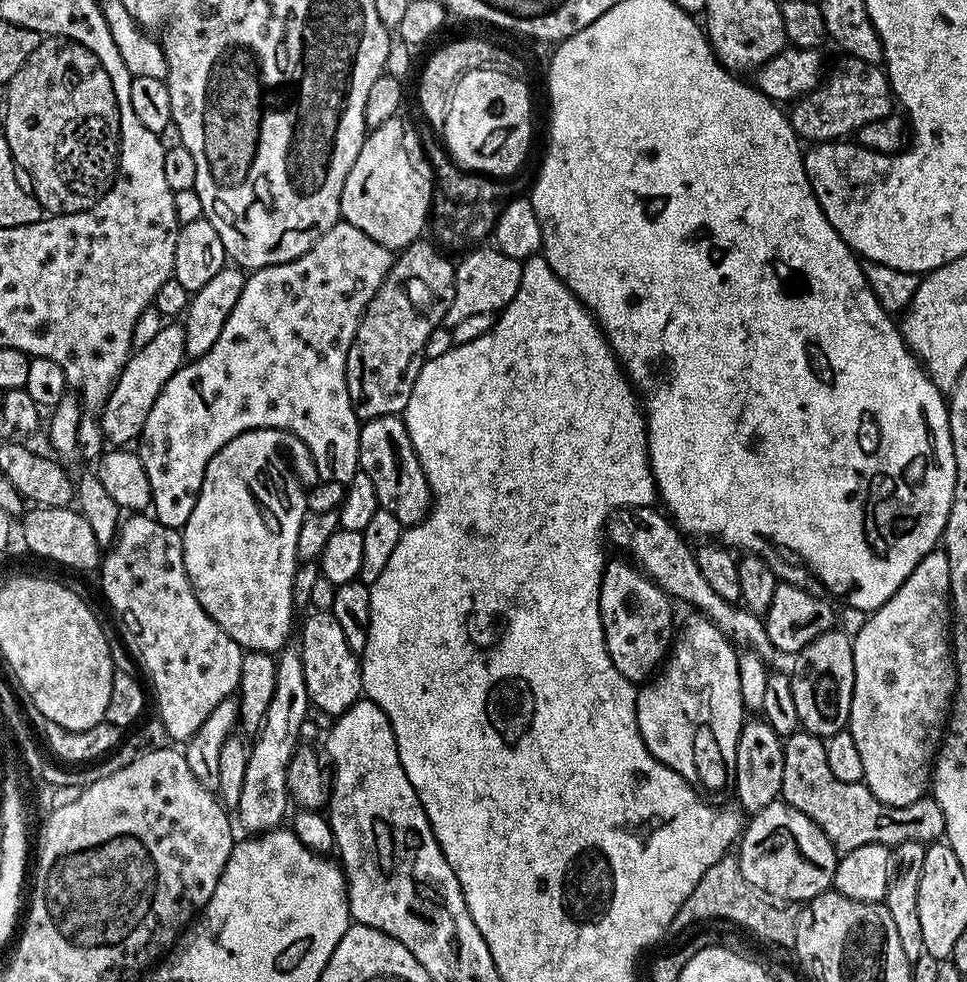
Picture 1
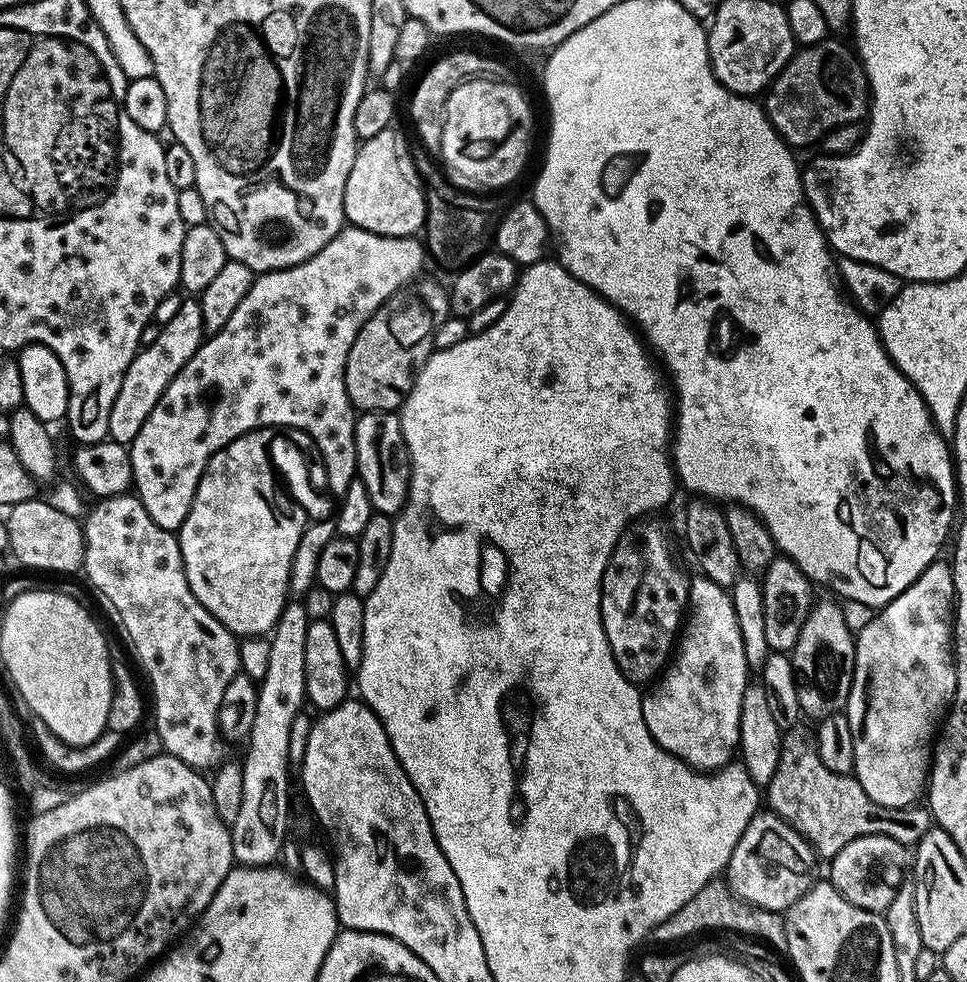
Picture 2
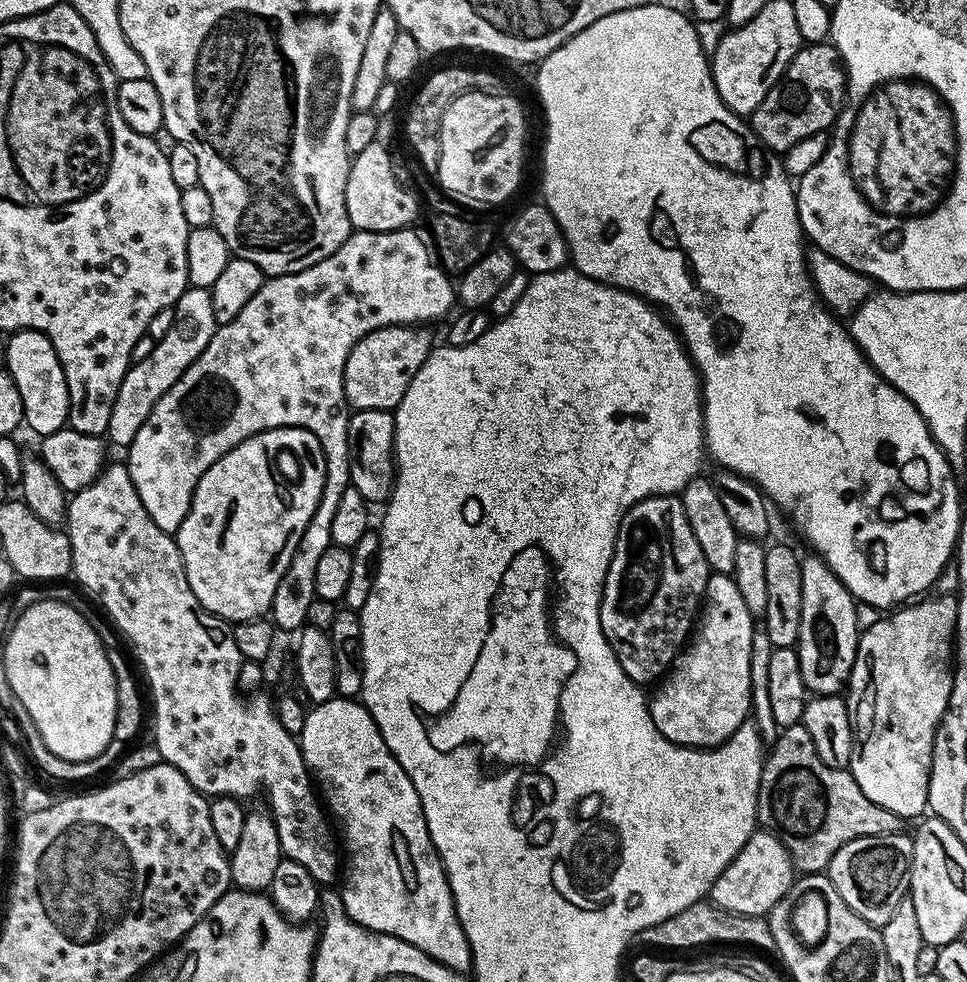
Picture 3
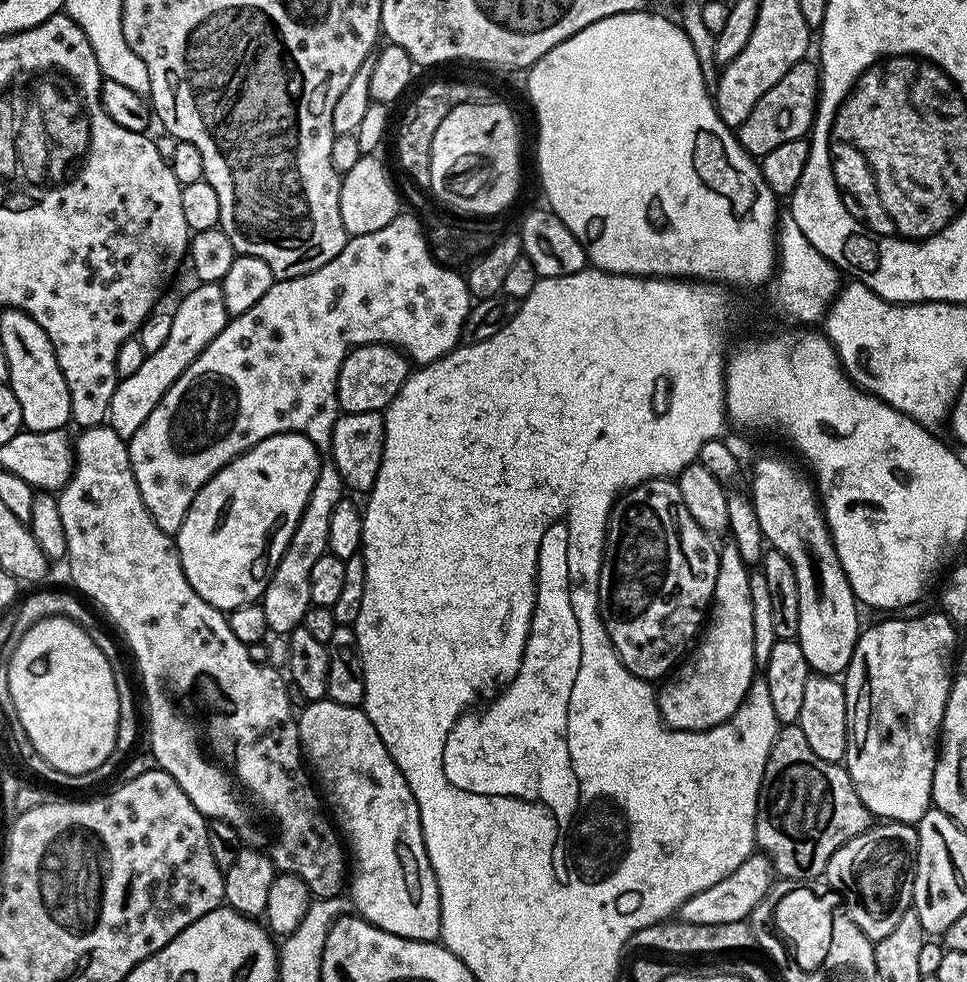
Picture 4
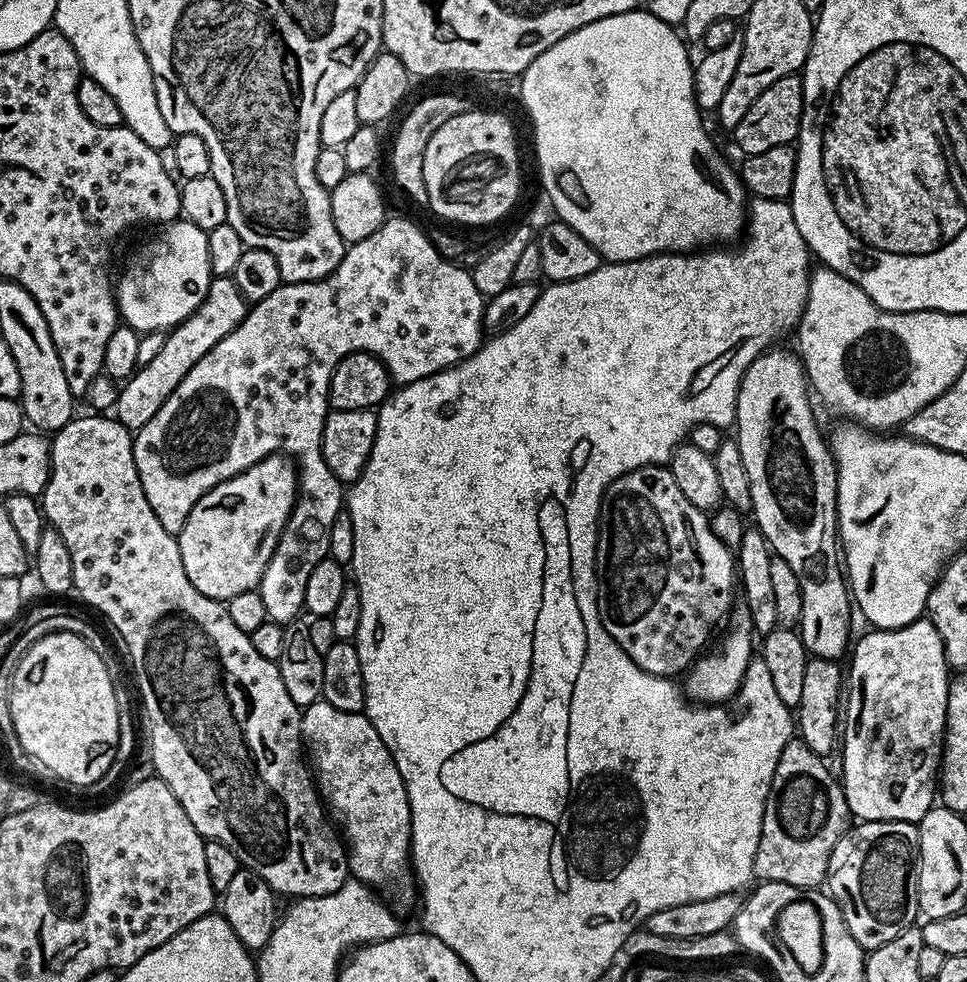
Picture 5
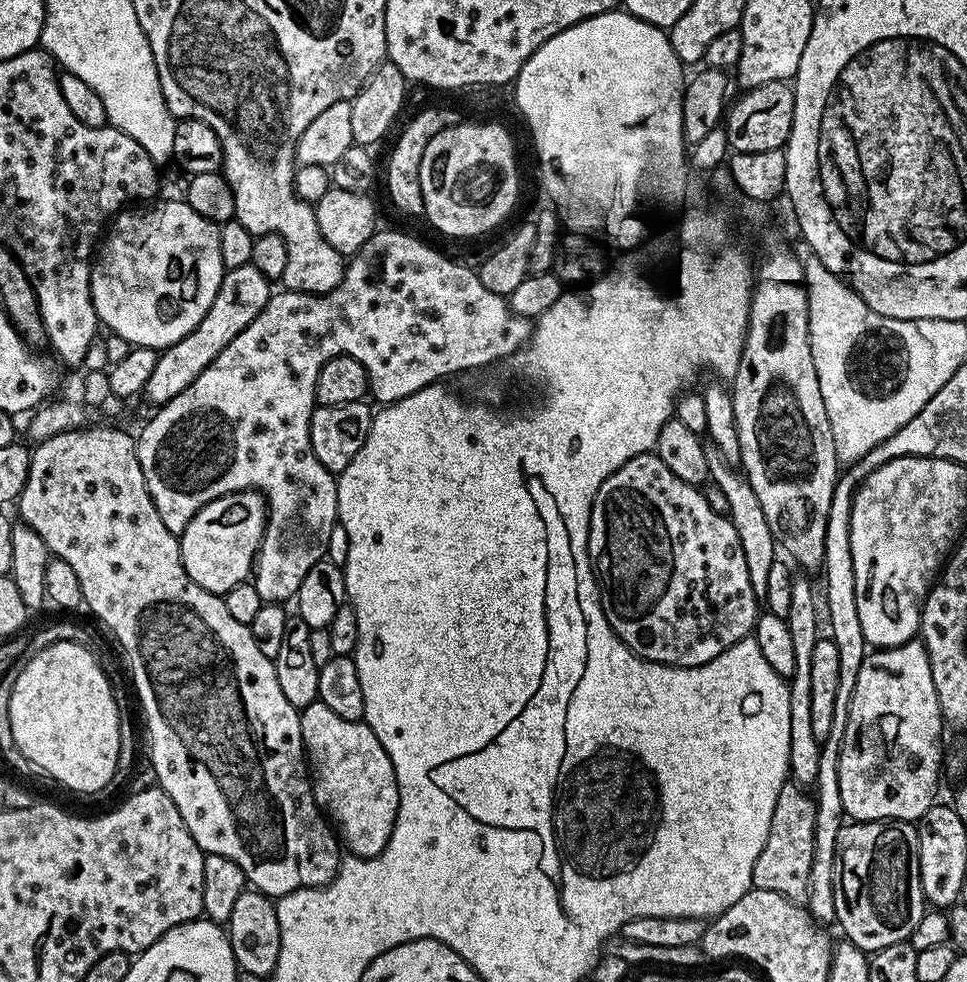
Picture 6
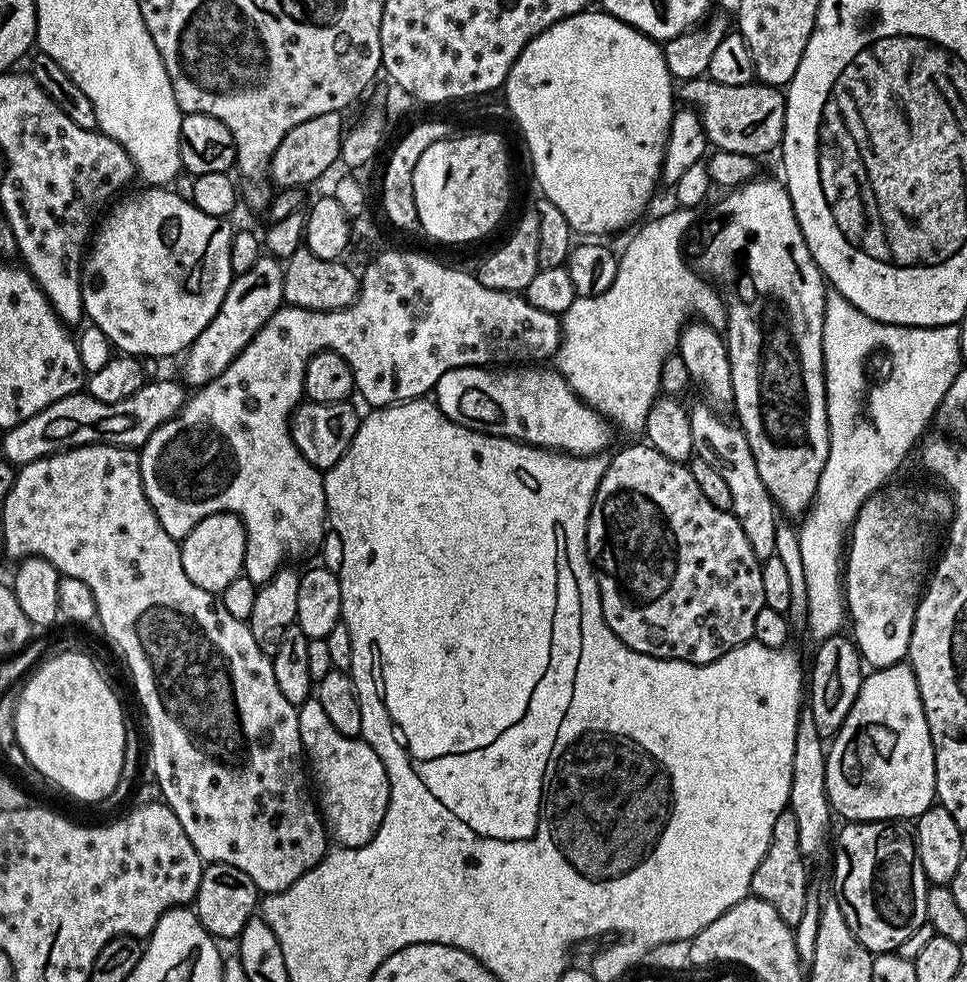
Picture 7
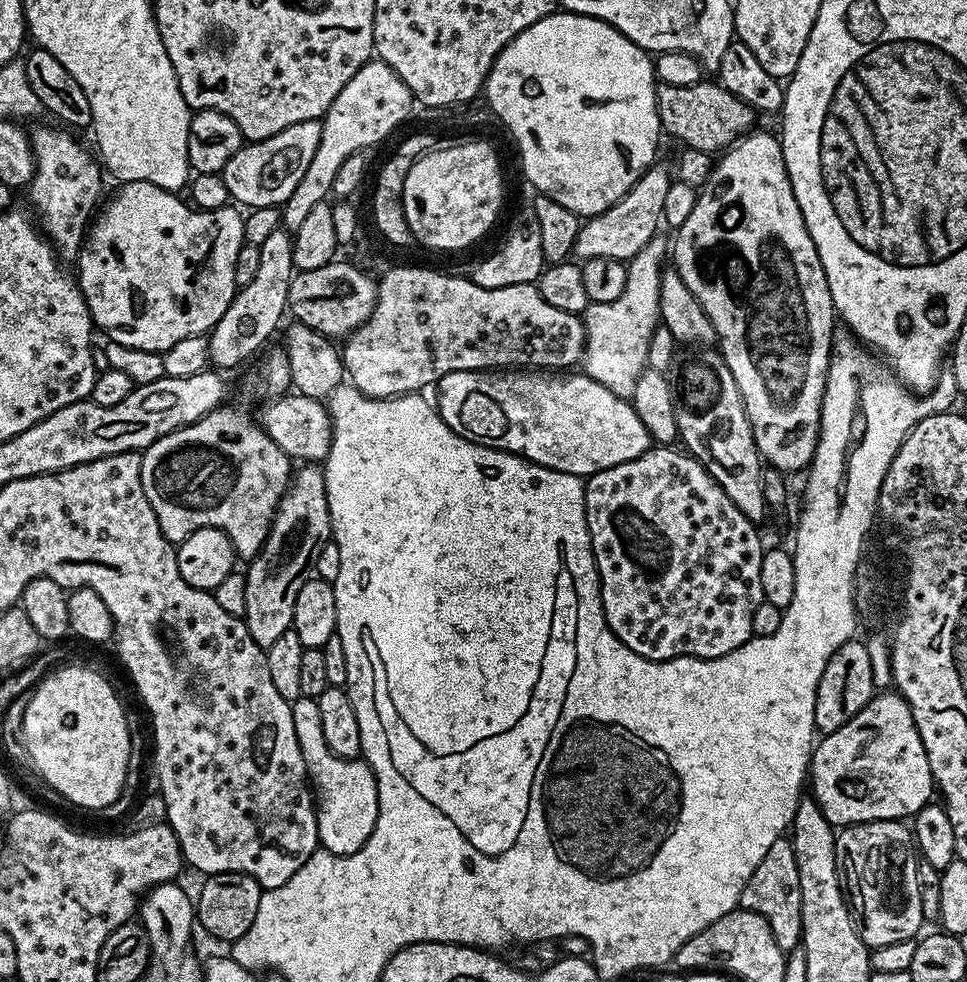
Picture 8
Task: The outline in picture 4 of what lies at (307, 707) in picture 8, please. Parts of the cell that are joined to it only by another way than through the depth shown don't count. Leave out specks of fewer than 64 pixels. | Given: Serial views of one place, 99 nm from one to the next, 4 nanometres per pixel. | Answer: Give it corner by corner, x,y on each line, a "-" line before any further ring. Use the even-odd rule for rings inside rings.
327,698
311,701
307,707
308,709
302,714
299,713
298,716
298,723
300,725
300,746
318,784
318,779
320,779
321,785
319,784
319,787
322,789
322,792
322,787
324,787
325,793
323,792
323,795
326,797
327,807
330,809
335,823
338,825
339,831
346,841
347,851
350,853
350,888
352,884
352,896
350,895
351,907
355,909
359,915
363,916
365,920
368,920
371,924
378,926
382,930
386,930
390,934
398,934
402,938
410,938
411,940
439,941
440,895
438,894
438,882
436,881
434,870
430,866
430,858
426,854
426,842
422,834
422,818
418,810
418,802
414,798
414,794
410,790
410,786
406,782
402,770
398,770
394,758
386,750
386,746
382,742
378,730
374,730
374,722
370,722
370,718
365,714
363,707
357,706
351,708
350,706
342,706
338,702
334,702

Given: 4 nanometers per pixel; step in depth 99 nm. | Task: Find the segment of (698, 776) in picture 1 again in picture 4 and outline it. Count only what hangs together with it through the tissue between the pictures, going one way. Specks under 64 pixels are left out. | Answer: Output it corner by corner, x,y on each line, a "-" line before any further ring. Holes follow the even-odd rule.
725,543
725,548
719,549
720,565
718,566
718,582
714,582
714,594
710,598
710,611
706,623
695,641
694,647
687,653
686,659
675,669
674,674
659,685
656,694
656,705
661,718
670,728
697,732
718,726
726,722
742,706
748,693
748,685
753,683
752,668
752,603
748,593
749,565
738,554
738,546

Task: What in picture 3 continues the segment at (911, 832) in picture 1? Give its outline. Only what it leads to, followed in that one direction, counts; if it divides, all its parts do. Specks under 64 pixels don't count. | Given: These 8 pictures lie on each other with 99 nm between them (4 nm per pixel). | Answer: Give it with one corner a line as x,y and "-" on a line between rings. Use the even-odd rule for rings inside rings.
803,723
779,729
770,748
772,753
769,756
767,753
760,769
760,795
772,803
775,827
786,837
788,850
801,873
823,873
834,854
838,854
846,842
854,842
860,836
885,836
905,831
905,817
870,802
858,782
854,782
851,771
831,768
818,758
814,738
810,738

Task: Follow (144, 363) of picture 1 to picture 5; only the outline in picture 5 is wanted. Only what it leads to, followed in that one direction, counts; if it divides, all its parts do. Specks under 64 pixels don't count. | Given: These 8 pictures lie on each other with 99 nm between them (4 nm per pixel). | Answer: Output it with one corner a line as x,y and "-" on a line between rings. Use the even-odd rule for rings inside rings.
213,276
206,298
198,306
198,310
194,310
190,318
186,318
178,327
167,333
162,350
149,363
137,367
136,371
123,381
121,388
124,389
116,396
115,419
130,430
139,430
146,426
146,422
150,422
150,418
158,414
162,402
166,402
166,398
174,394
178,382
186,378
194,362
198,362
202,354
218,346
218,342
222,342
222,338
230,334
230,330
237,328
248,310
249,305
231,276

